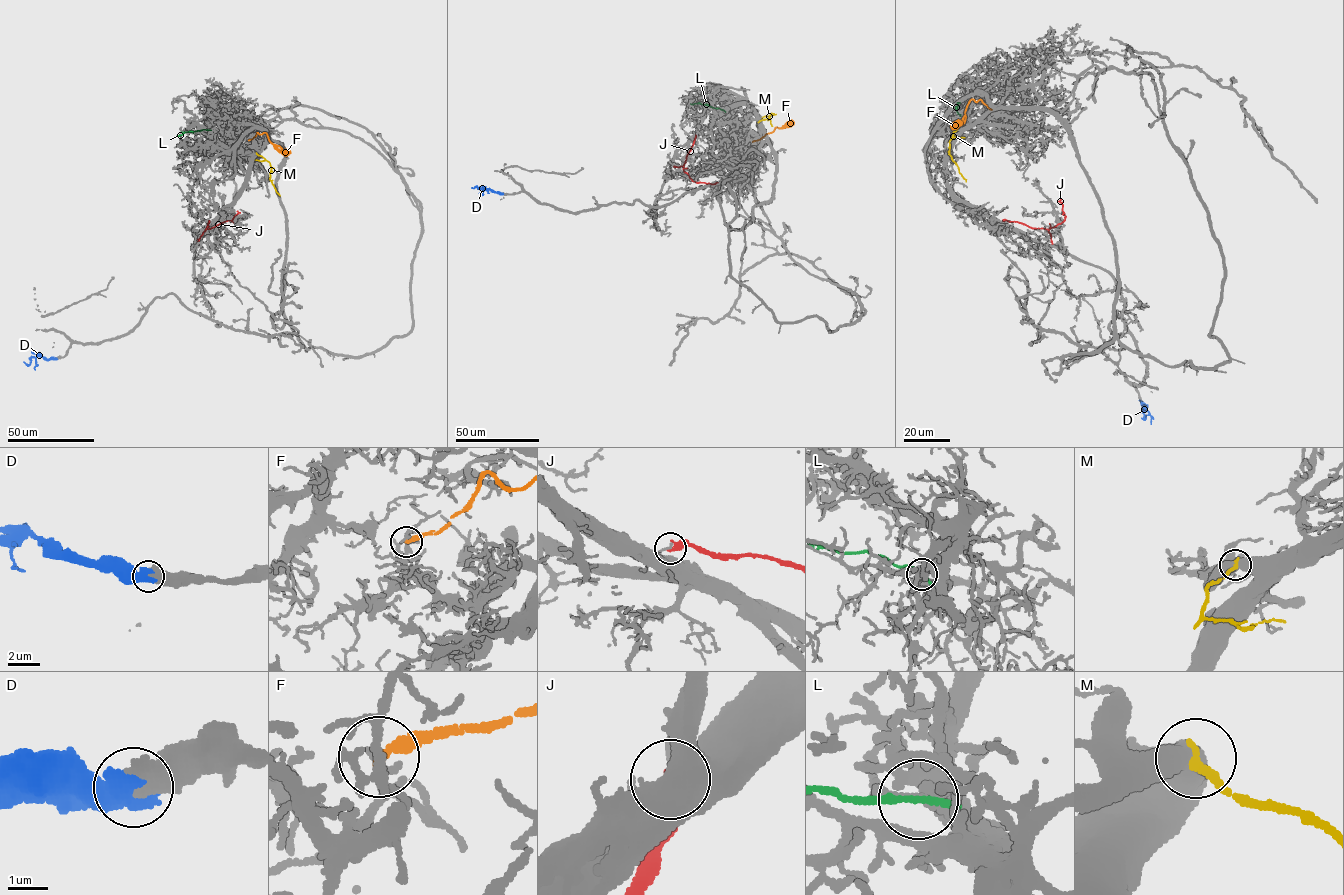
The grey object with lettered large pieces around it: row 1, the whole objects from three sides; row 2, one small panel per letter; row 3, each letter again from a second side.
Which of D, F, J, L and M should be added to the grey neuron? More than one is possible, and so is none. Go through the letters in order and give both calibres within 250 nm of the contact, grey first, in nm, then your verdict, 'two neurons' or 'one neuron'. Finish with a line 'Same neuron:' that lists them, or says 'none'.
D: 600 nm thick on the grey side, 650 nm on the other; one neuron
F: 200 nm thick on the grey side, 280 nm on the other; two neurons
J: 150 nm thick on the grey side, 360 nm on the other; two neurons
L: 240 nm thick on the grey side, 200 nm on the other; two neurons
M: 550 nm thick on the grey side, 280 nm on the other; two neurons
Same neuron: D

